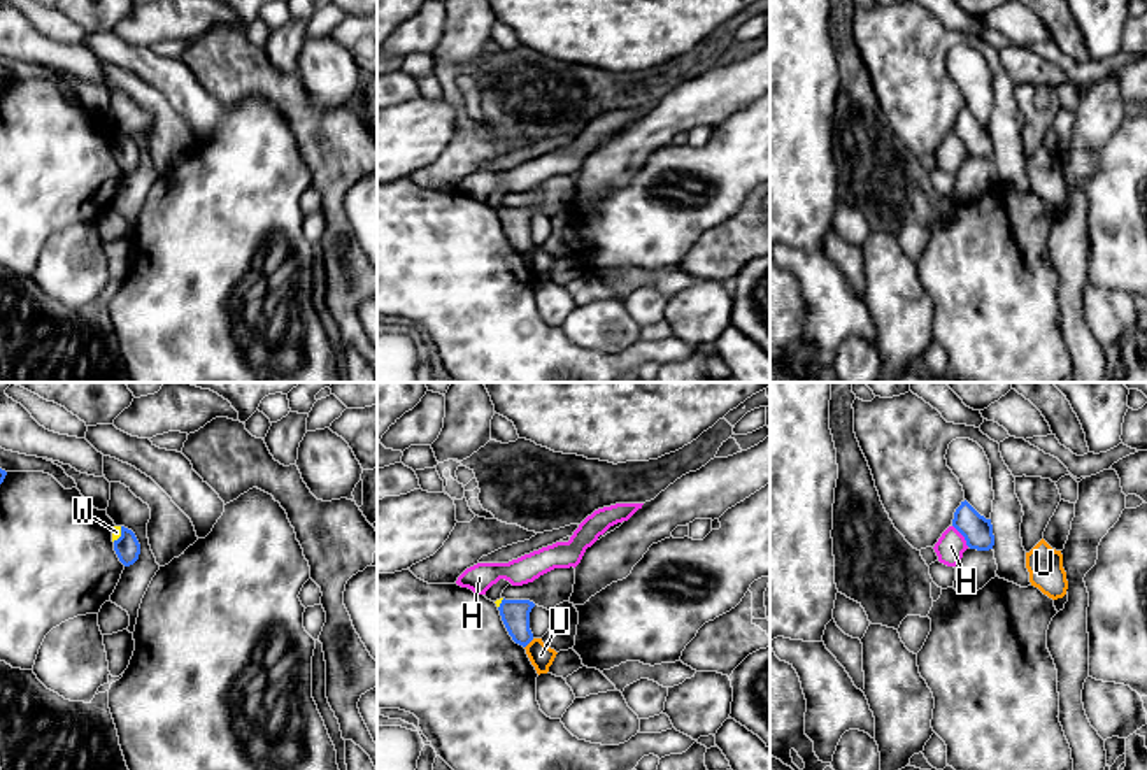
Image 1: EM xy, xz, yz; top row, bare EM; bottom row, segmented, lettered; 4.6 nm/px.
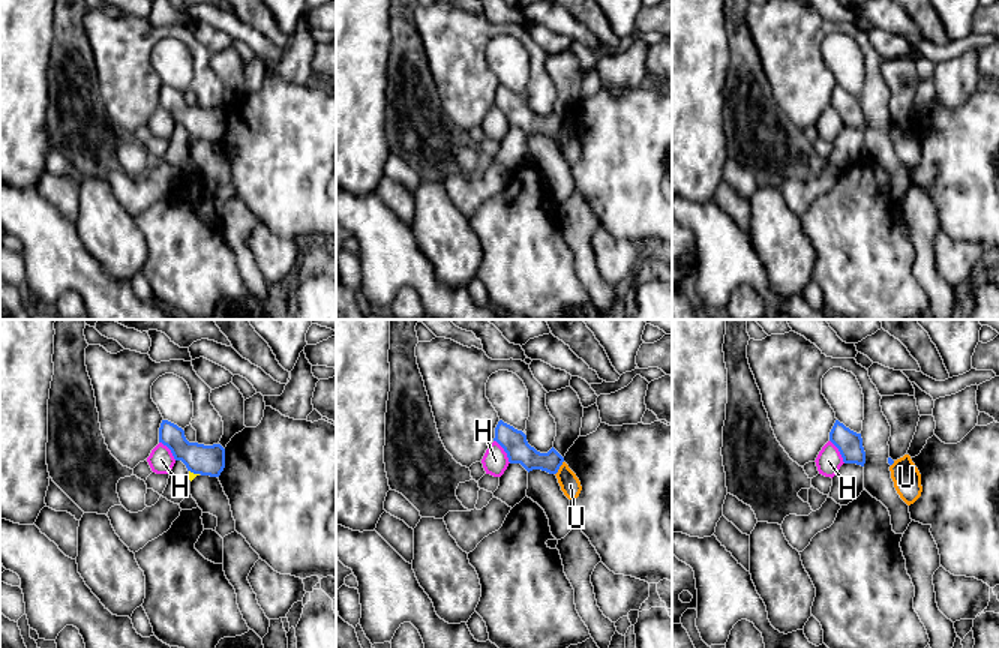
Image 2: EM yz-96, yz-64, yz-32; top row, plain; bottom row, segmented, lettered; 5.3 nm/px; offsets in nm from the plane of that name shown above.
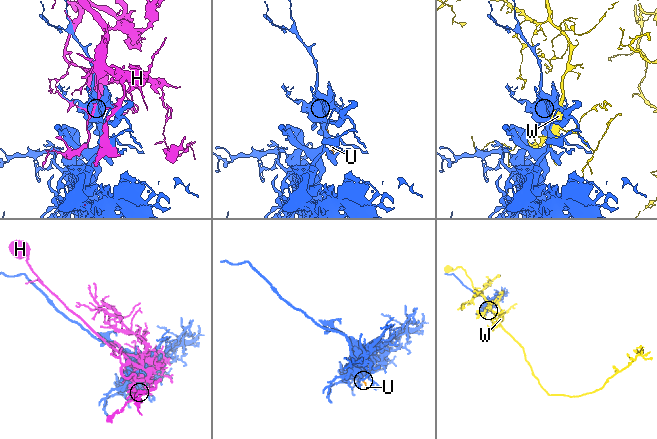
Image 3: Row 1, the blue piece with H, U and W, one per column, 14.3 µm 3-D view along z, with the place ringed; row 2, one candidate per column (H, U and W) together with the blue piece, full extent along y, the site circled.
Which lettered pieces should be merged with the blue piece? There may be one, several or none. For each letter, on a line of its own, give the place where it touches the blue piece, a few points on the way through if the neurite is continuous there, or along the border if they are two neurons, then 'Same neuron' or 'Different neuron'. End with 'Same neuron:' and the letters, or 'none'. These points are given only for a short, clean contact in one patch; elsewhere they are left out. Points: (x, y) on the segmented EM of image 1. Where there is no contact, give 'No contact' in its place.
H: Touches blue at yz (961, 534). Different neuron
U: Touches blue at xz (528, 642). Boundary: xz (534, 639), (525, 648). Different neuron
W: Touches blue at xy (121, 535). Boundary: xy (121, 527), (121, 534), (113, 541). Different neuron
Same neuron: none

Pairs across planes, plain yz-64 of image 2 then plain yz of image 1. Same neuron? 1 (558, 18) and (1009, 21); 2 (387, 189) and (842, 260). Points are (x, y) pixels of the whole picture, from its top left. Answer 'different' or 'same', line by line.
1: same
2: same

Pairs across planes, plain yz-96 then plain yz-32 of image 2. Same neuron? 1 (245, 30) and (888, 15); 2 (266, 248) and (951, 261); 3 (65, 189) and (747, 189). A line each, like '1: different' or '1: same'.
1: same
2: same
3: different

